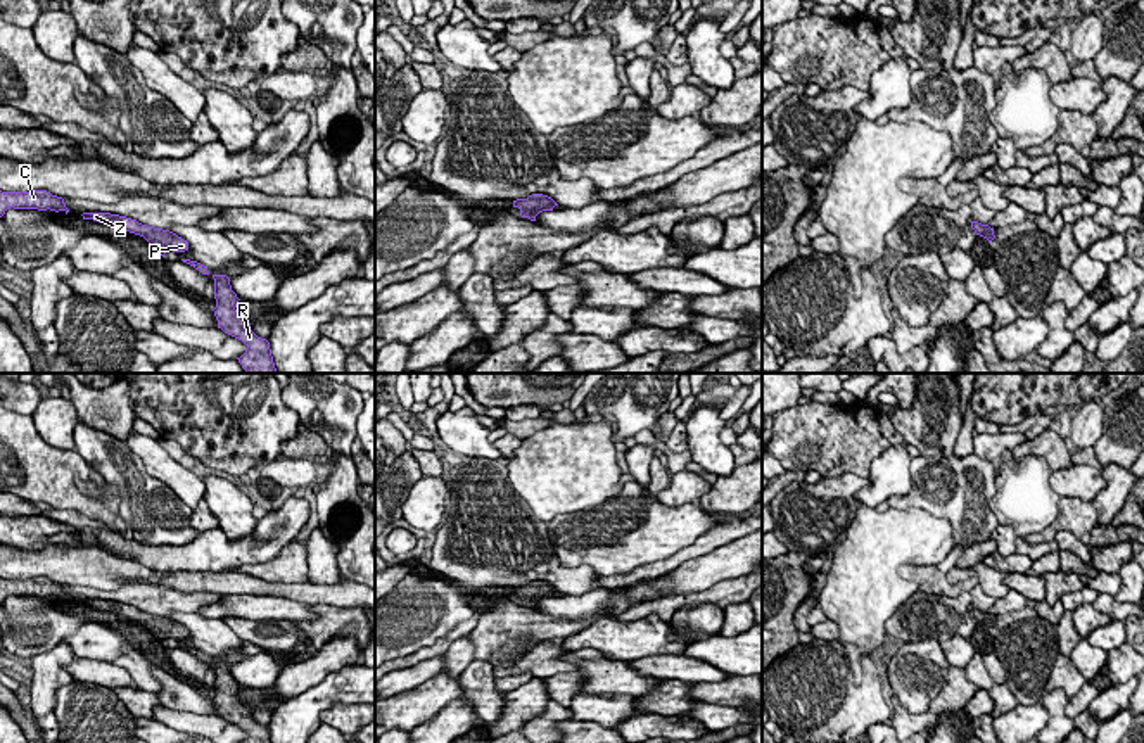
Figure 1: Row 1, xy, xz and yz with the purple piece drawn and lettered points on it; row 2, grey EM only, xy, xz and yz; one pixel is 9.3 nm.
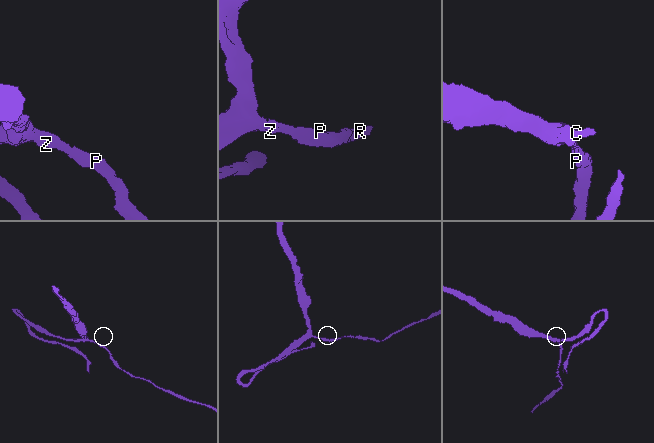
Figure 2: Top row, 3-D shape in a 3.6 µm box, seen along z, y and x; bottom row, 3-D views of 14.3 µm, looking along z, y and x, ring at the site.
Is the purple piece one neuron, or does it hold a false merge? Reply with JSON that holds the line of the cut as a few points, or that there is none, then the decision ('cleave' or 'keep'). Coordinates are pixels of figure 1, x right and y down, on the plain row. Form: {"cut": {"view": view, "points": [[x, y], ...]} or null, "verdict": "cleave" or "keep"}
{"cut": null, "verdict": "keep"}

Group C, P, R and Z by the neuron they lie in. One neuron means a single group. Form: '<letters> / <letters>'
C P R Z

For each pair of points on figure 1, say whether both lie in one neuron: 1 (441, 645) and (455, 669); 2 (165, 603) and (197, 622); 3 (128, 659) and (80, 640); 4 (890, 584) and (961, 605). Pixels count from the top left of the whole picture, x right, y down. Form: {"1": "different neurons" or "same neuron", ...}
{"1": "different neurons", "2": "different neurons", "3": "different neurons", "4": "different neurons"}

